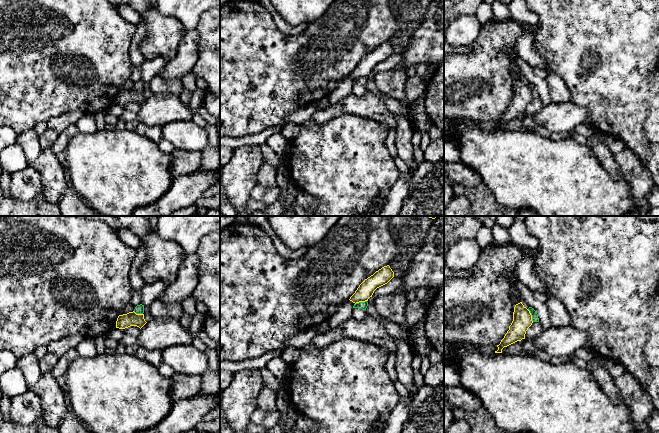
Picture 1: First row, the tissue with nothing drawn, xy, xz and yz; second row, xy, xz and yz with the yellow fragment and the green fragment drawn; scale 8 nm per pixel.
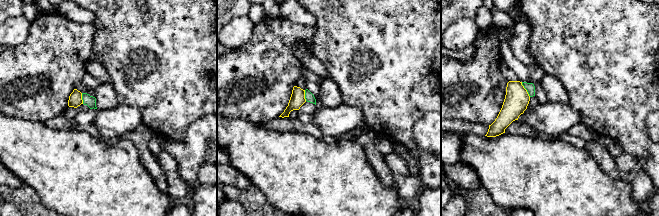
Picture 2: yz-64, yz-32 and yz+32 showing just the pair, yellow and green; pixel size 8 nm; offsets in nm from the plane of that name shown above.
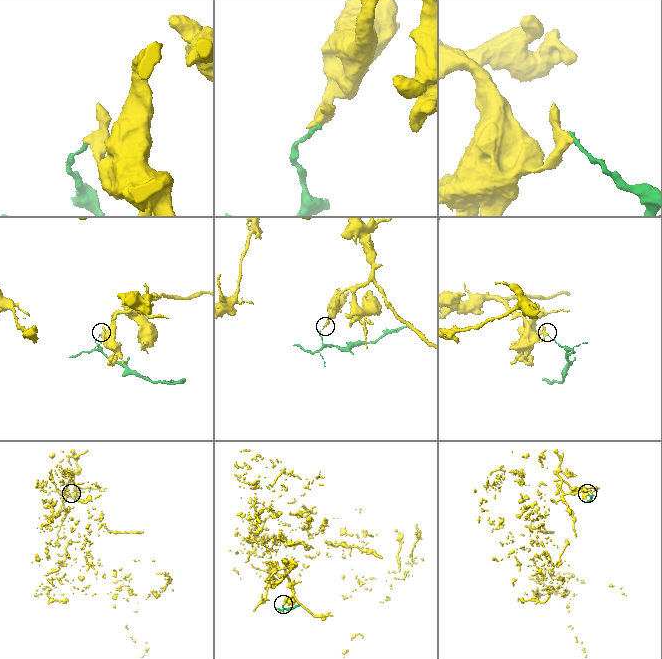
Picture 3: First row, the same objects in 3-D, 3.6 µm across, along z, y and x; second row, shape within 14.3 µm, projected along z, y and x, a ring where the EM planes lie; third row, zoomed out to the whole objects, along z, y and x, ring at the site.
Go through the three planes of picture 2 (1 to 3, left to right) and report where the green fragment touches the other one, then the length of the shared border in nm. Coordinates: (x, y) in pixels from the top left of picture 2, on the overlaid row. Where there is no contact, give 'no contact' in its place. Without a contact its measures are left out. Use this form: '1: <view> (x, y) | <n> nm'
1: yz-64 (81, 98) | 90 nm
2: yz-32 (304, 95) | 90 nm
3: yz+32 (525, 89) | 140 nm

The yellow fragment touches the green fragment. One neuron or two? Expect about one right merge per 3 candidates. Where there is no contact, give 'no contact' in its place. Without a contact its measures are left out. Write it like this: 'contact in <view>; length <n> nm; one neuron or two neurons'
contact in yz; length 120 nm; two neurons

